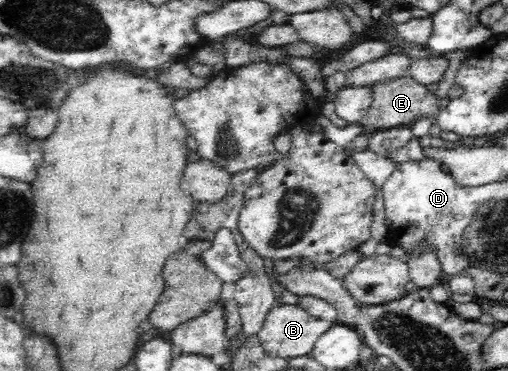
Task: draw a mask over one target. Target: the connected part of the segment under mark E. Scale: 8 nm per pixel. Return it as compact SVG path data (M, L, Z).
M408 76L379 82L372 85L371 88L371 105L367 113L360 117L360 120L357 120L357 123L369 133L378 129L397 127L398 125L412 125L422 116L428 118L439 110L439 98L434 93L432 94L432 92L428 91L426 86Z

